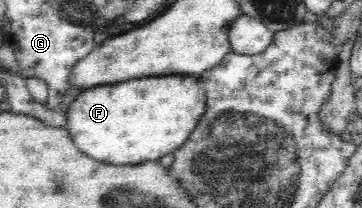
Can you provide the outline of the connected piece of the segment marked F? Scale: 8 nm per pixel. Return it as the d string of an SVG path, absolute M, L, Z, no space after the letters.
M193 75L143 79L84 89L66 113L66 128L81 153L112 165L138 165L175 153L207 110L201 80Z

